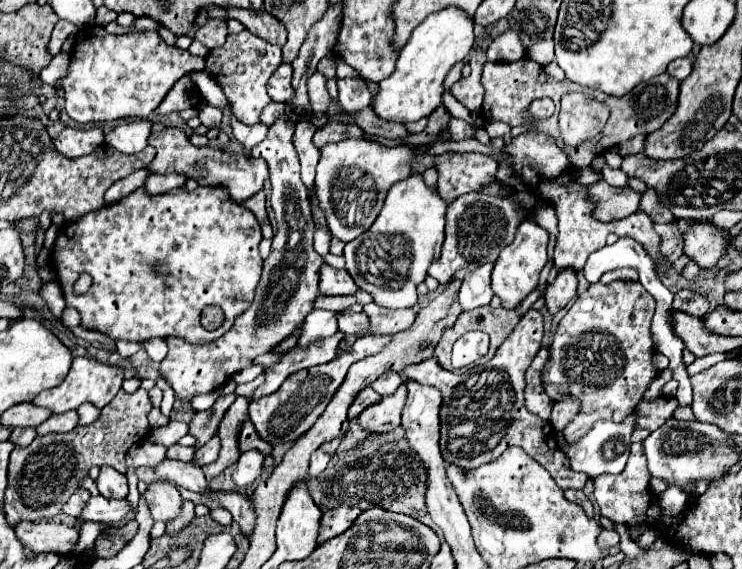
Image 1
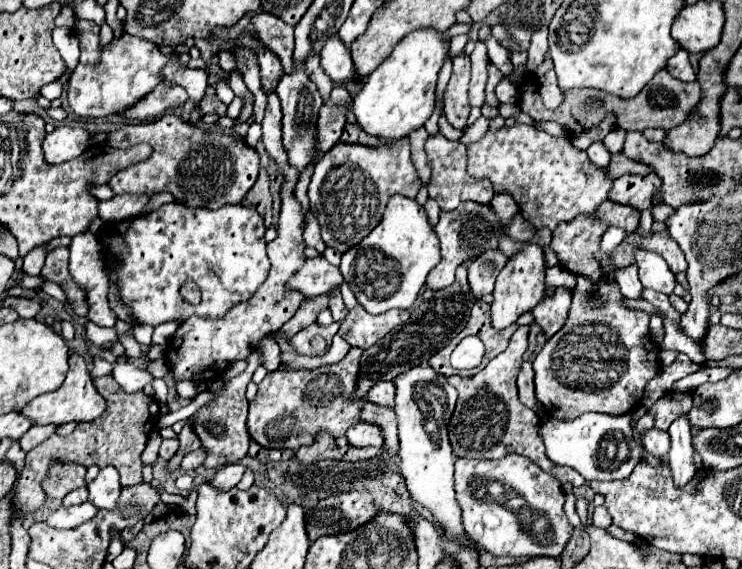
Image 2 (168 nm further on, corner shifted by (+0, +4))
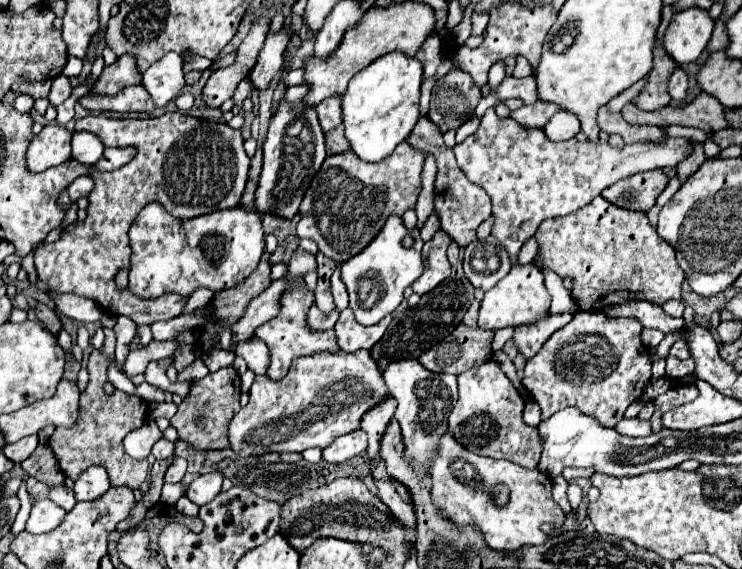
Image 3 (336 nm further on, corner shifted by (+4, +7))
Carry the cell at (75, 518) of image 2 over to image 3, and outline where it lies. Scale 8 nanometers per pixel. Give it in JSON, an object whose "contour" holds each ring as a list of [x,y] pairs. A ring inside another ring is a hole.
{"contour":[[[52,500],[34,502],[32,510],[30,510],[30,518],[26,522],[26,532],[30,532],[30,534],[50,532],[62,522],[64,514],[66,512],[60,506],[56,506]]]}

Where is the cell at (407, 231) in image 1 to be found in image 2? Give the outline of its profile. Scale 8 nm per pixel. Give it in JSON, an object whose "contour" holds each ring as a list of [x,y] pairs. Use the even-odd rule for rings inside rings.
{"contour":[[[390,197],[382,221],[356,249],[342,255],[340,271],[356,295],[358,303],[370,313],[384,313],[394,307],[410,309],[420,295],[432,267],[440,263],[440,245],[426,209],[410,197]]]}

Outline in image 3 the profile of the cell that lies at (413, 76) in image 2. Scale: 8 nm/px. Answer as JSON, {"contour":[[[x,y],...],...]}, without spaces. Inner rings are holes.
{"contour":[[[392,52],[378,58],[350,80],[348,90],[342,96],[342,122],[350,150],[360,156],[360,160],[380,162],[408,138],[420,118],[418,98],[422,78],[422,64],[416,58]]]}

